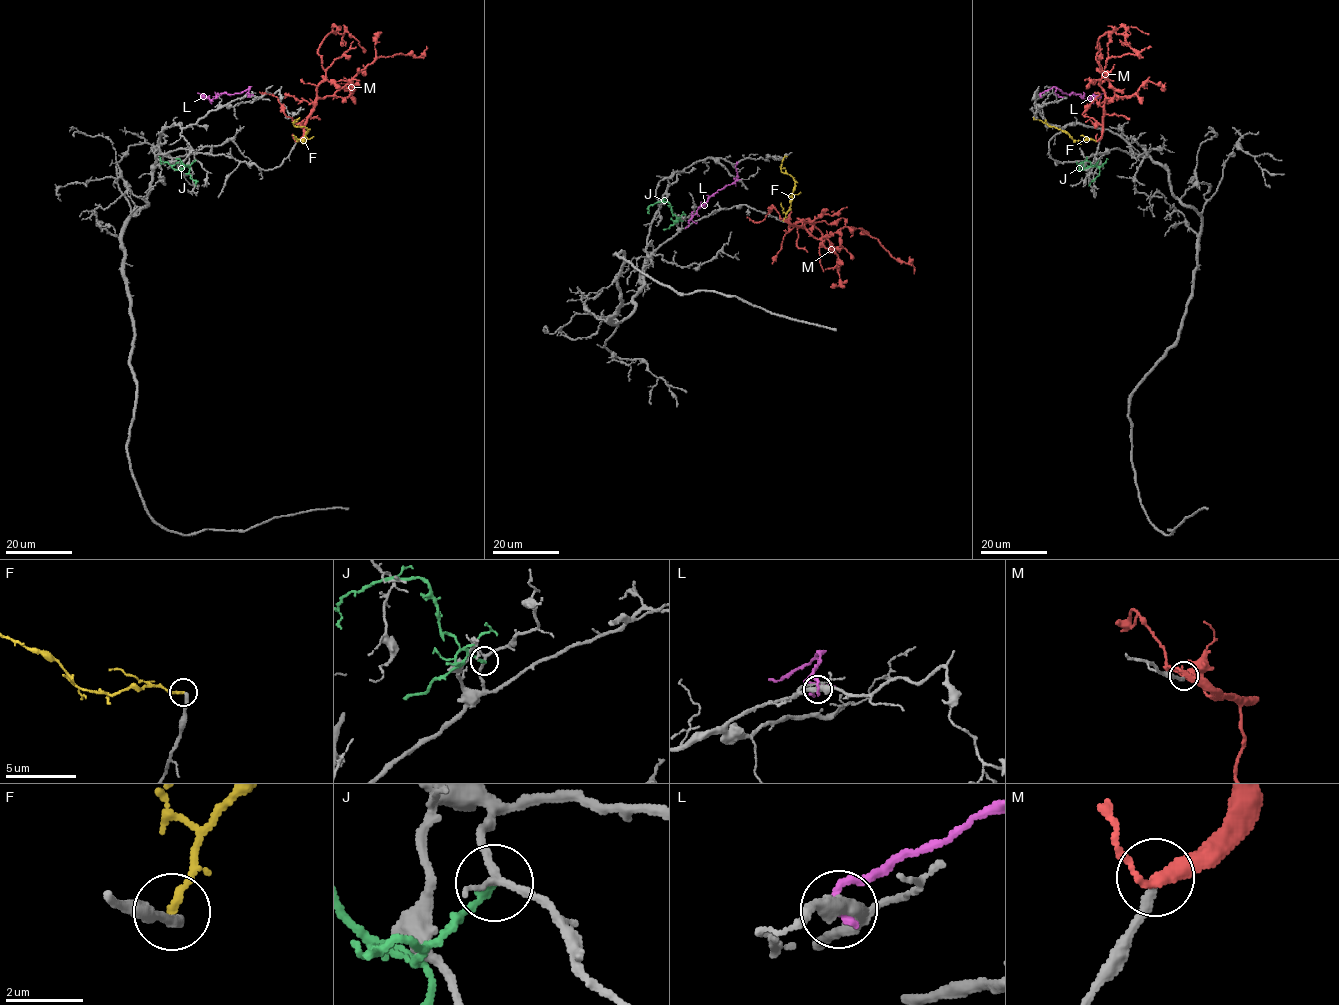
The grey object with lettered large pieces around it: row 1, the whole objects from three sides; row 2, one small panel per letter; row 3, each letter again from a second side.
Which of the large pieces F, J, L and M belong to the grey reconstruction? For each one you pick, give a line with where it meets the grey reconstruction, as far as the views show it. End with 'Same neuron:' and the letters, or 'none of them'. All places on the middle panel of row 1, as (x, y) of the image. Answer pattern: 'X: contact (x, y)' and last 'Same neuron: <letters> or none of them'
Same neuron: none of them

